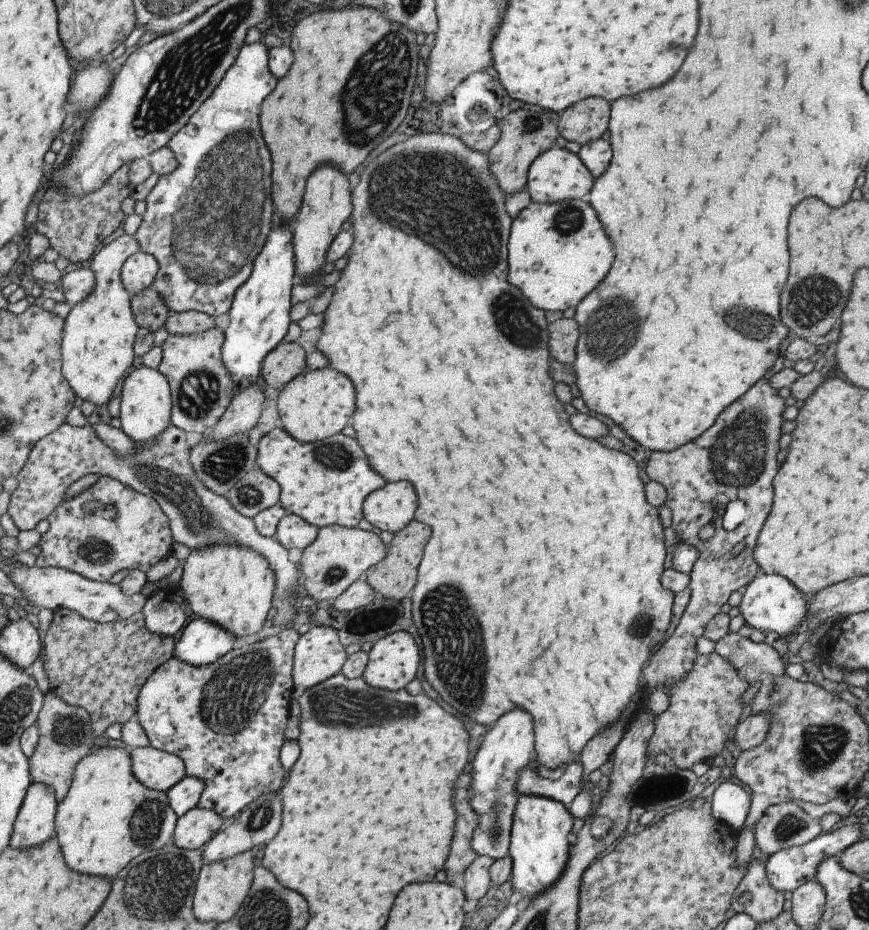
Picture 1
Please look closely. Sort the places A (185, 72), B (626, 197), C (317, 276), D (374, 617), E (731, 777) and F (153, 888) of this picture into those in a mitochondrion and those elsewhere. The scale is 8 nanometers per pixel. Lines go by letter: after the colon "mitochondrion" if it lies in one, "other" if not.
A: mitochondrion
B: other
C: other
D: mitochondrion
E: other
F: mitochondrion

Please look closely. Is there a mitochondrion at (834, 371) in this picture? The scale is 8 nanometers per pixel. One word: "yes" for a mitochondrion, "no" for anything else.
no

